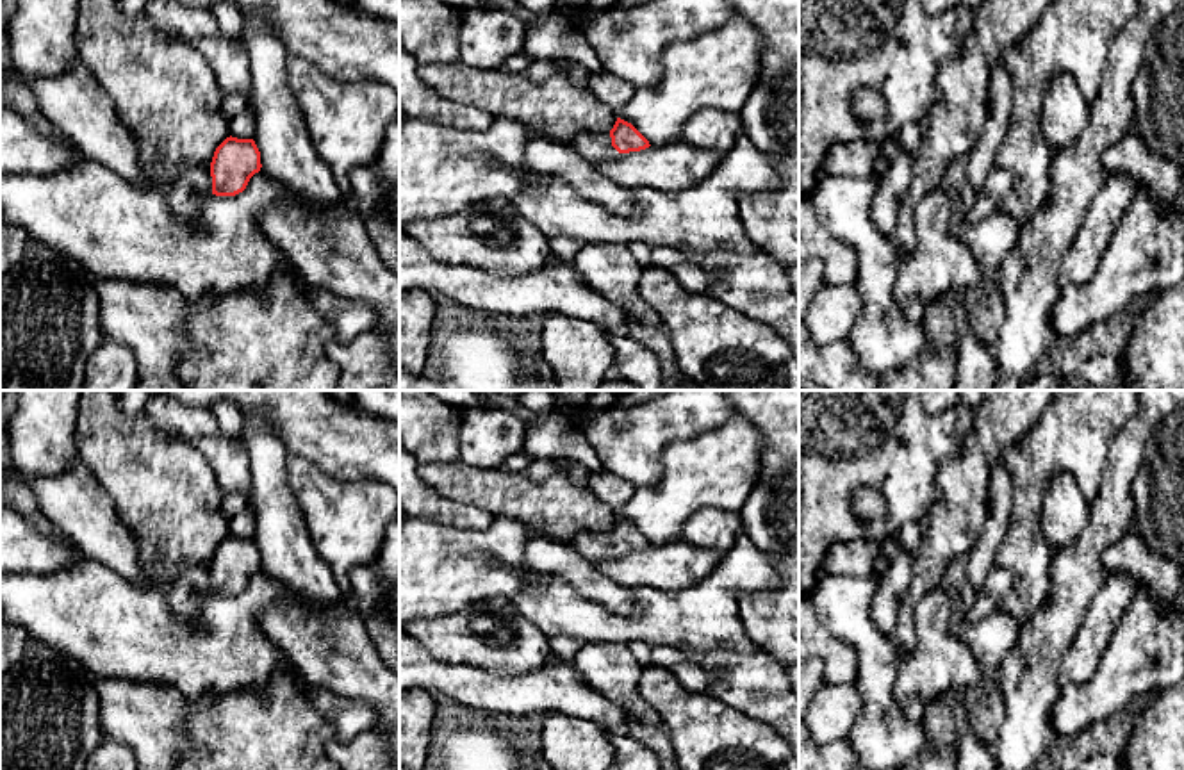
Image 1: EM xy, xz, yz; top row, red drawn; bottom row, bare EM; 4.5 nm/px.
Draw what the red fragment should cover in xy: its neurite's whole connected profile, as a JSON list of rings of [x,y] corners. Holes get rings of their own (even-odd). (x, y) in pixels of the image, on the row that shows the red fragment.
[[[230,135],[216,148],[209,166],[185,171],[166,189],[166,201],[177,217],[189,221],[200,210],[198,196],[235,196],[260,168],[255,141]]]

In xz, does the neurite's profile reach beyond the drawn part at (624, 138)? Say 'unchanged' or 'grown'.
grown

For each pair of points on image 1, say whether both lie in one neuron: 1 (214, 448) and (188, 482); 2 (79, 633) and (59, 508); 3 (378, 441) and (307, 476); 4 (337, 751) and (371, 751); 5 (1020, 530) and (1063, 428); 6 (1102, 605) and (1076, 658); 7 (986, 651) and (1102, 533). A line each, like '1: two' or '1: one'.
1: two
2: two
3: two
4: one
5: one
6: one
7: two

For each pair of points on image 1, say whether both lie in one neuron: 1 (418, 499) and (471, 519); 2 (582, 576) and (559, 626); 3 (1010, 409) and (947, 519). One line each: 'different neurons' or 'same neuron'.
1: same neuron
2: different neurons
3: same neuron

